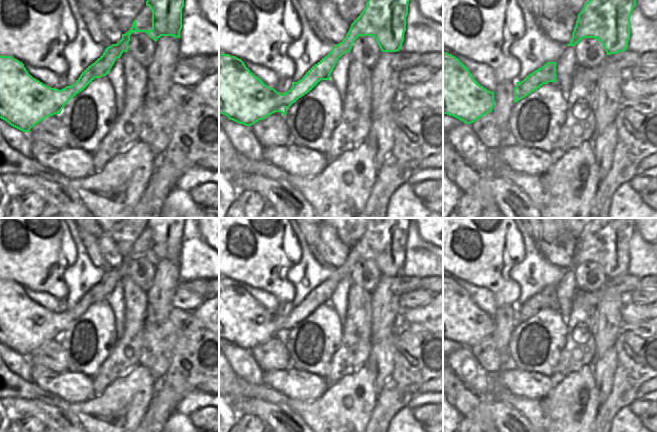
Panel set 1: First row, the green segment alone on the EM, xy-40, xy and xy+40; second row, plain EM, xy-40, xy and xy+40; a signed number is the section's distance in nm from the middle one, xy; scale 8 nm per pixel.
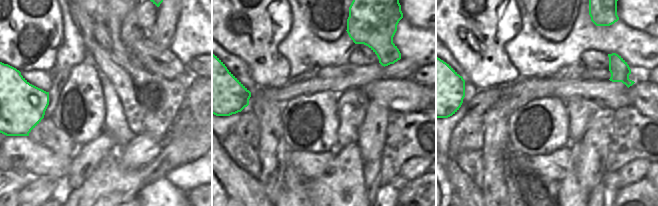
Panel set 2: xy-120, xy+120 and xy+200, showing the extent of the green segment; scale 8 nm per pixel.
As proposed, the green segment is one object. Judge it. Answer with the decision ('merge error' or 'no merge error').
merge error

